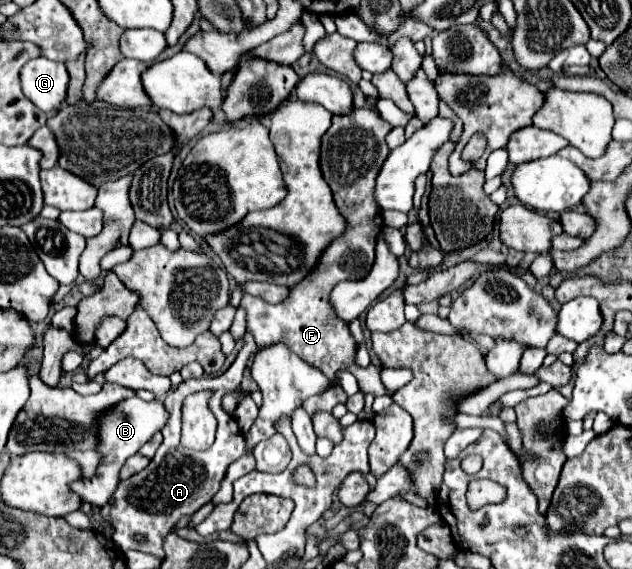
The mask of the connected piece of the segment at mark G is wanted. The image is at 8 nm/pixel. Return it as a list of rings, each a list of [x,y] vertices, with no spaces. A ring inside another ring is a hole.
[[[46,57],[32,59],[24,65],[20,77],[24,95],[44,113],[58,111],[66,101],[70,77],[64,63],[54,63]]]

